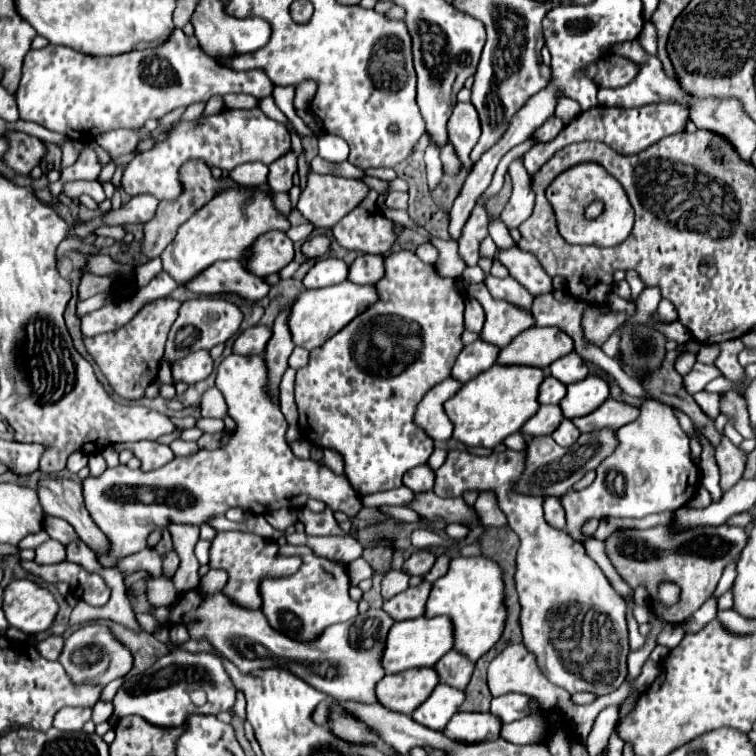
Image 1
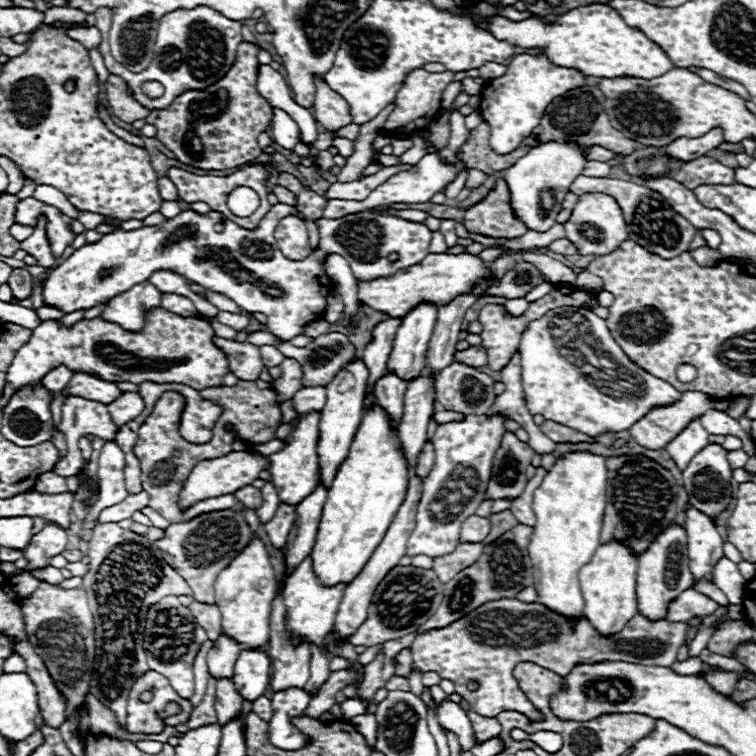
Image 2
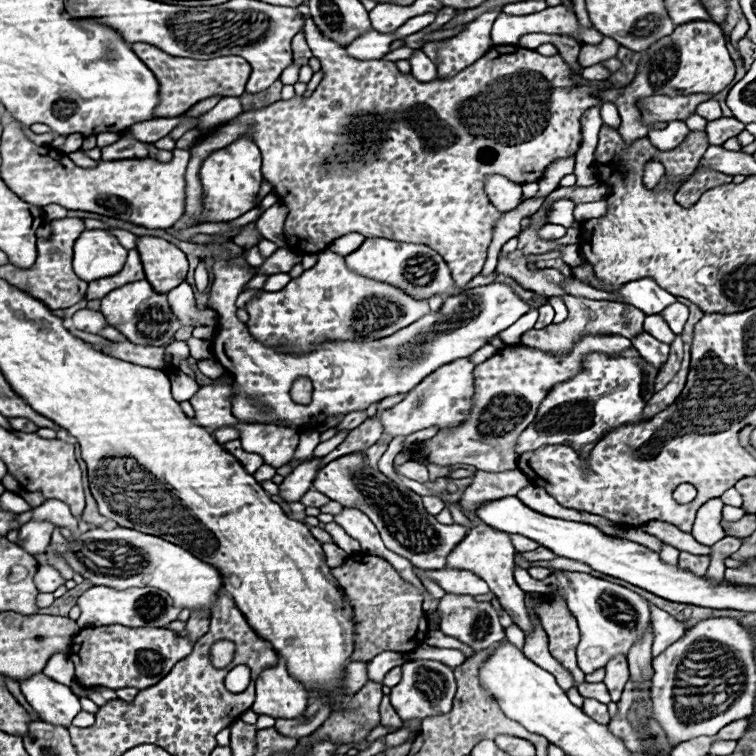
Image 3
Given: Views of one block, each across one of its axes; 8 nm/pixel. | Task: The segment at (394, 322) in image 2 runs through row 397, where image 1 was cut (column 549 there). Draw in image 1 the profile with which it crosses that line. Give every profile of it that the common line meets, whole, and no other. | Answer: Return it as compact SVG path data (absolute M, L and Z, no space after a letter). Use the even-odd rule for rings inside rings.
M570 352L568 356L562 356L556 362L552 362L548 366L548 372L554 378L558 378L562 384L572 384L572 382L584 380L588 376L588 368L576 352Z

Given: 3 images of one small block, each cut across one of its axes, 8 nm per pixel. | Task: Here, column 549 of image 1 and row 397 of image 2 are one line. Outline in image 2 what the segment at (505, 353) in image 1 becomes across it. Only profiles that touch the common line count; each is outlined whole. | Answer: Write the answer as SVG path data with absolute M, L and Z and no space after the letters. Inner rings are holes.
M356 360L352 364L346 364L328 384L326 392L326 406L322 408L322 418L320 418L320 440L318 440L318 456L320 456L320 482L330 488L334 474L342 460L348 454L348 448L354 440L354 434L360 426L360 420L364 416L364 400L366 400L366 386L368 386L368 368L364 360Z

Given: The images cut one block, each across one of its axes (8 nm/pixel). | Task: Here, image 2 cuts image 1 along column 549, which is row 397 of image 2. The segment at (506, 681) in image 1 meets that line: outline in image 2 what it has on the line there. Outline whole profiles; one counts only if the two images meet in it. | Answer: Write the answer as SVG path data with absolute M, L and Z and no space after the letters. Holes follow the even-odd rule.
M682 392L682 398L674 404L652 408L648 416L640 418L630 428L630 434L638 444L650 450L664 448L676 434L686 428L692 418L714 408L714 404L716 400L702 392Z

